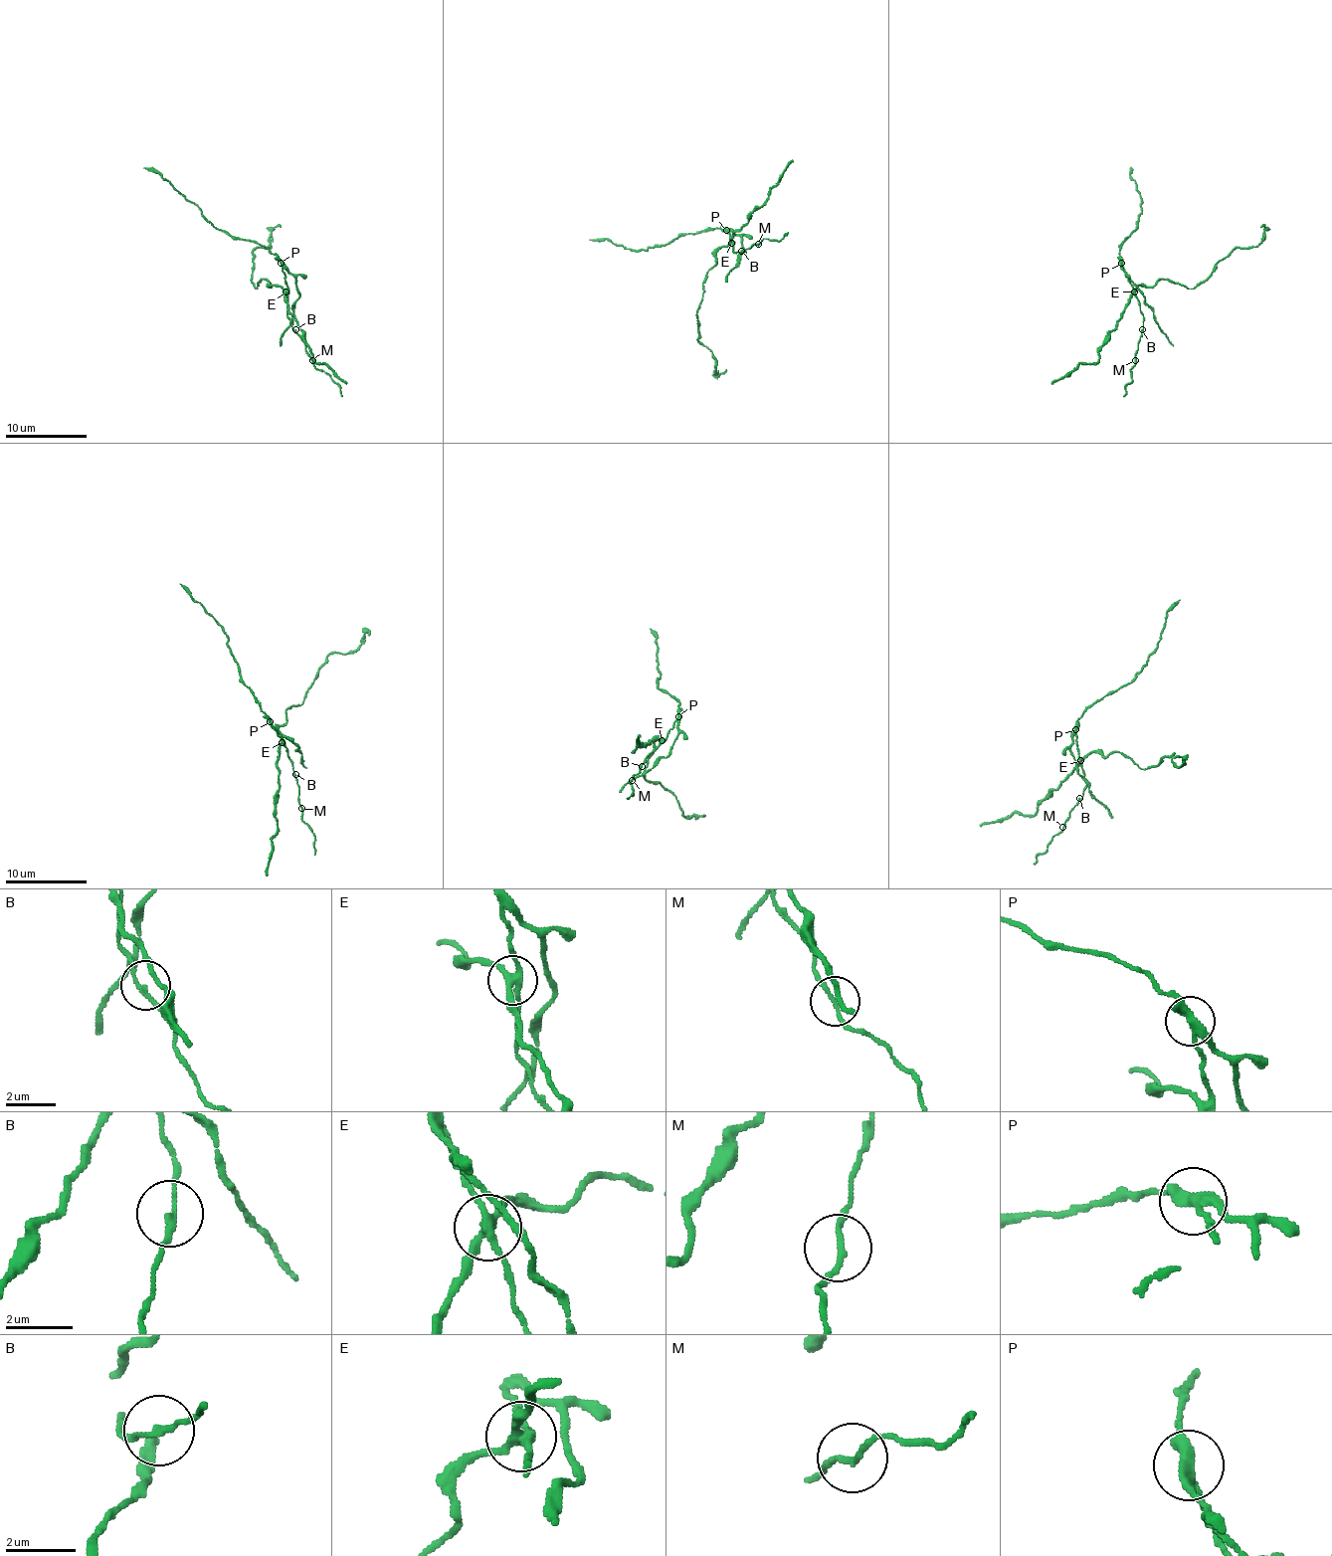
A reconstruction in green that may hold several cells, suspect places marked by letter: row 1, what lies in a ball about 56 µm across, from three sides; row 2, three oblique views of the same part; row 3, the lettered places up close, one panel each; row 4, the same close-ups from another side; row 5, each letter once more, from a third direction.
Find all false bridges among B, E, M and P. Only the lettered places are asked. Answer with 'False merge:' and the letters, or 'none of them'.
False merge: E, P

